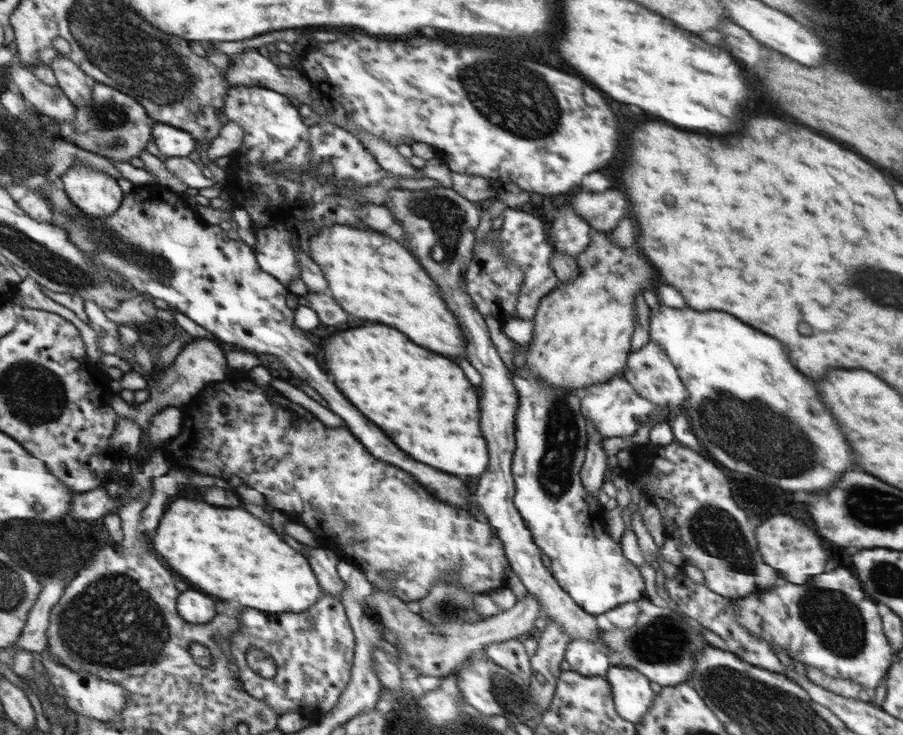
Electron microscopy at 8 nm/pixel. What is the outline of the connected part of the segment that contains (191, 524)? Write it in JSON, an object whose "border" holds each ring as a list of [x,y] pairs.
{"border":[[[182,498],[170,506],[158,534],[154,533],[154,536],[156,550],[168,560],[168,564],[174,564],[174,570],[208,594],[224,600],[238,600],[244,606],[264,612],[306,612],[326,595],[310,560],[292,548],[272,526],[244,508],[218,508],[204,500]]]}

